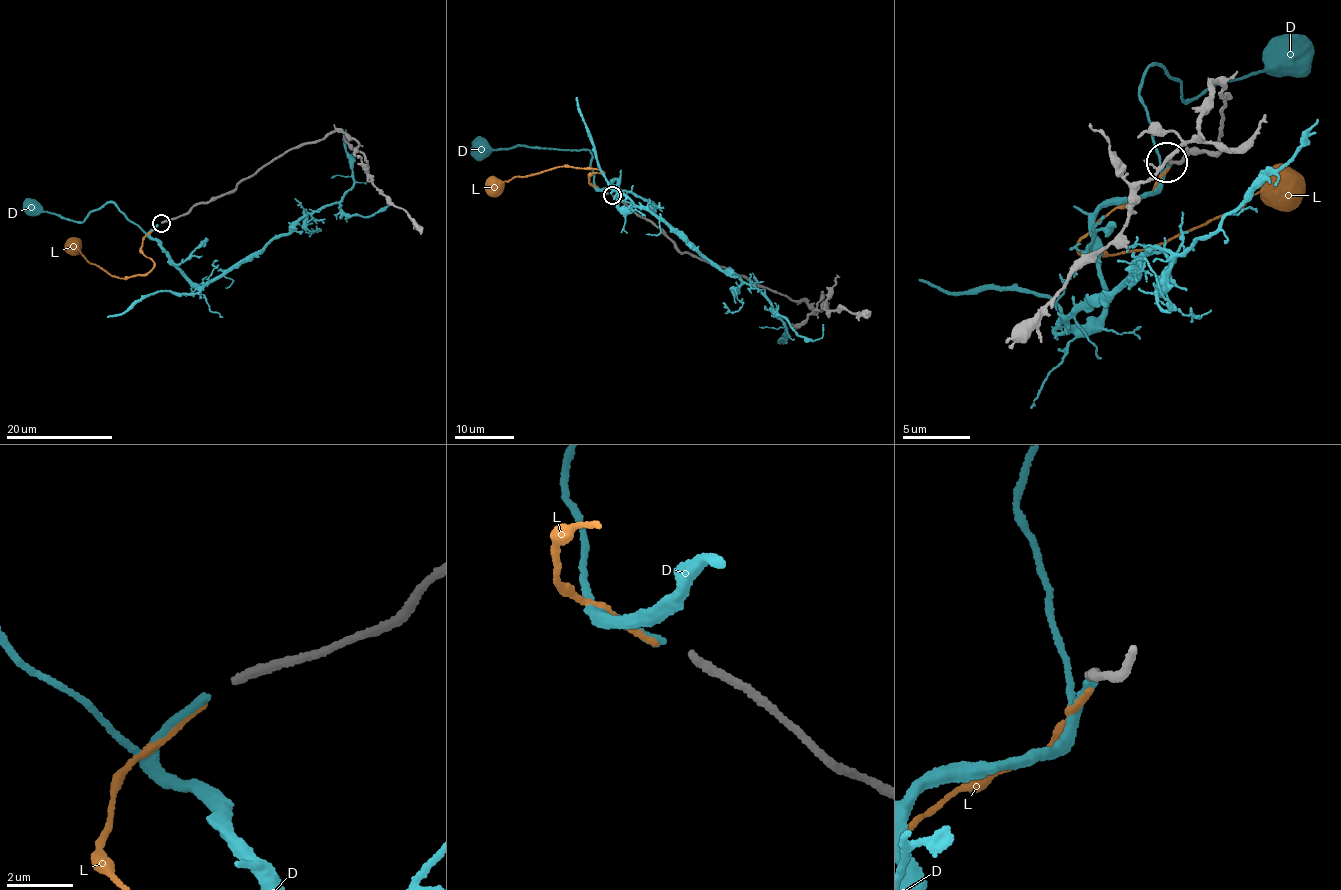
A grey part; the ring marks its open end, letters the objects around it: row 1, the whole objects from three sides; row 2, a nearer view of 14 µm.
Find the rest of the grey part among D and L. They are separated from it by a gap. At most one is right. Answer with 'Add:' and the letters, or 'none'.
Add: D

